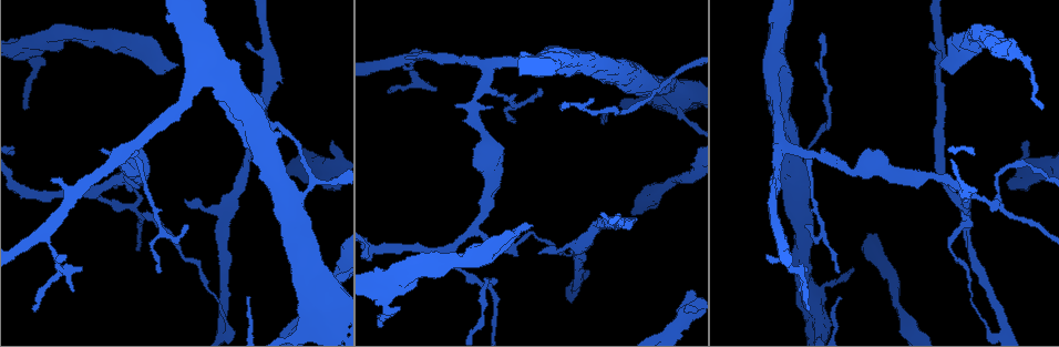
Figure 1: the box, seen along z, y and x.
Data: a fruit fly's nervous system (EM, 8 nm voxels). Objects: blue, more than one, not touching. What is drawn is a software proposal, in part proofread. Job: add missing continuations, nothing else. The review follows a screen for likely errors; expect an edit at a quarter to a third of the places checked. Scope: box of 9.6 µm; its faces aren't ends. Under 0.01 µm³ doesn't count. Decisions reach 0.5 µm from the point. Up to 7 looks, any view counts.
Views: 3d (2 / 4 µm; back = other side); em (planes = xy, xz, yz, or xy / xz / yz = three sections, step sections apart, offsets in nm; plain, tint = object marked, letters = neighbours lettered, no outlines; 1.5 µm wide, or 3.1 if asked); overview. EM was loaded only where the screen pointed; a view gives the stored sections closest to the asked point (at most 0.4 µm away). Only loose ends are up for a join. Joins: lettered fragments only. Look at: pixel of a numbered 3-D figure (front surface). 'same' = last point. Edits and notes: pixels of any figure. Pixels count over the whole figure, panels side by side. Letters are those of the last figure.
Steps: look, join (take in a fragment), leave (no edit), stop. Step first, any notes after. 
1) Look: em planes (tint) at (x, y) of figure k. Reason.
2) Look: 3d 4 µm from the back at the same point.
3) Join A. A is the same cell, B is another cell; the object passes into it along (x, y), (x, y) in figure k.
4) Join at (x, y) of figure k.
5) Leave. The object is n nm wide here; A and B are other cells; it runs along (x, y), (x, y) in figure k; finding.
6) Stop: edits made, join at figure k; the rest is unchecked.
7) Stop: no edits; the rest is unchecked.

Look: 3d 4 µm at (928, 43) of figure 1. Free end.

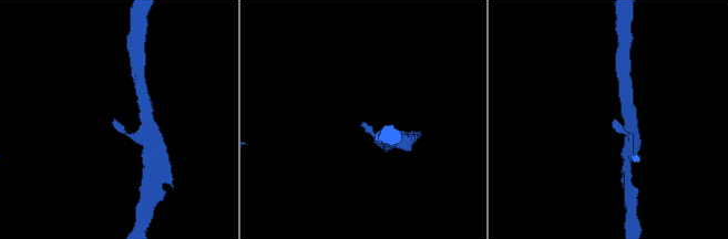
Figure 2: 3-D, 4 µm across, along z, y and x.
Look: em planes (plain) at (614, 120) of figure 2. Need the tissue.

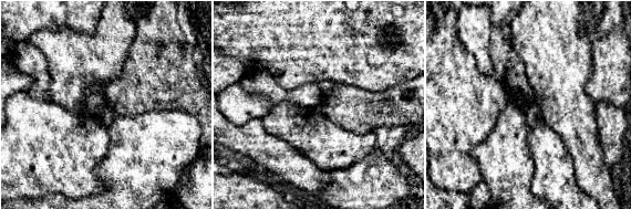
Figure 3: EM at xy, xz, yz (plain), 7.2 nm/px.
Look: em planes (letters) at the same point.

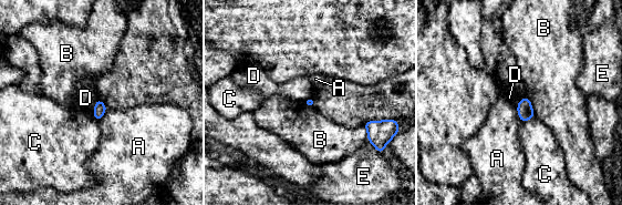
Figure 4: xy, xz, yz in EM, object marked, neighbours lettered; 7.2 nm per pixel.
Leave. A, B, C, D and E are other cells; a border runs along (97, 99), (92, 114) in figure 4; none of them fits.

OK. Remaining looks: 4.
Look: 3d 4 µm at (561, 106) of figure 1. Long arm stops here.

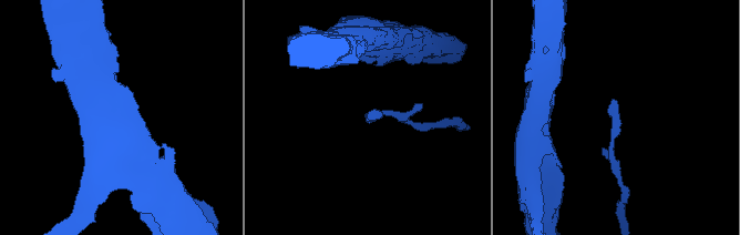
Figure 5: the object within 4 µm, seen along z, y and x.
Look: em planes (letters) at (369, 115) of figure 5.

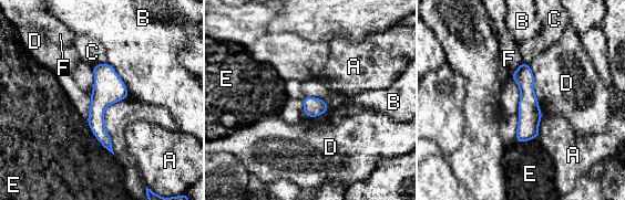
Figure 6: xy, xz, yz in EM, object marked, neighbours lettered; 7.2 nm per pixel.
Leave. The object is 140 nm wide here; A, B, C, D, E and F are other cells; a border runs along (529, 65), (542, 114) in figure 6; no lettered fragment goes on from it.

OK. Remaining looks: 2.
Stop: no edits; the rest is unchecked.

